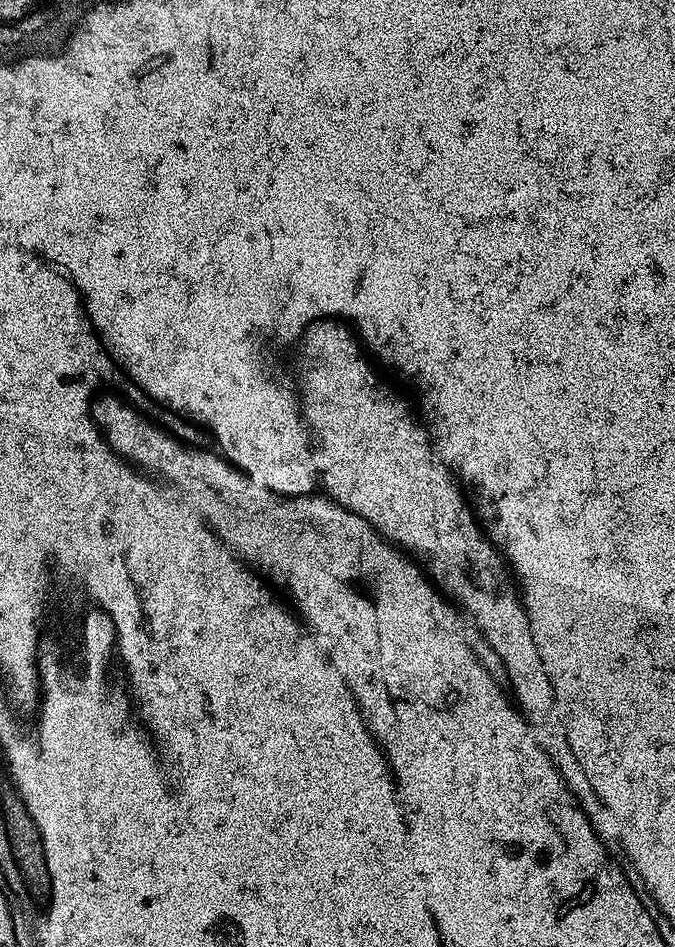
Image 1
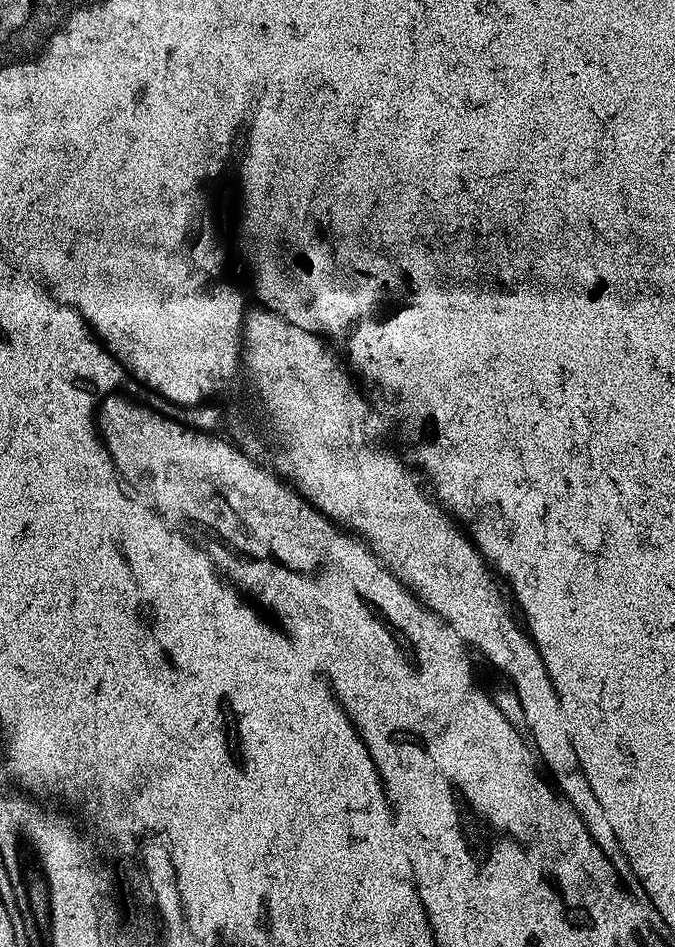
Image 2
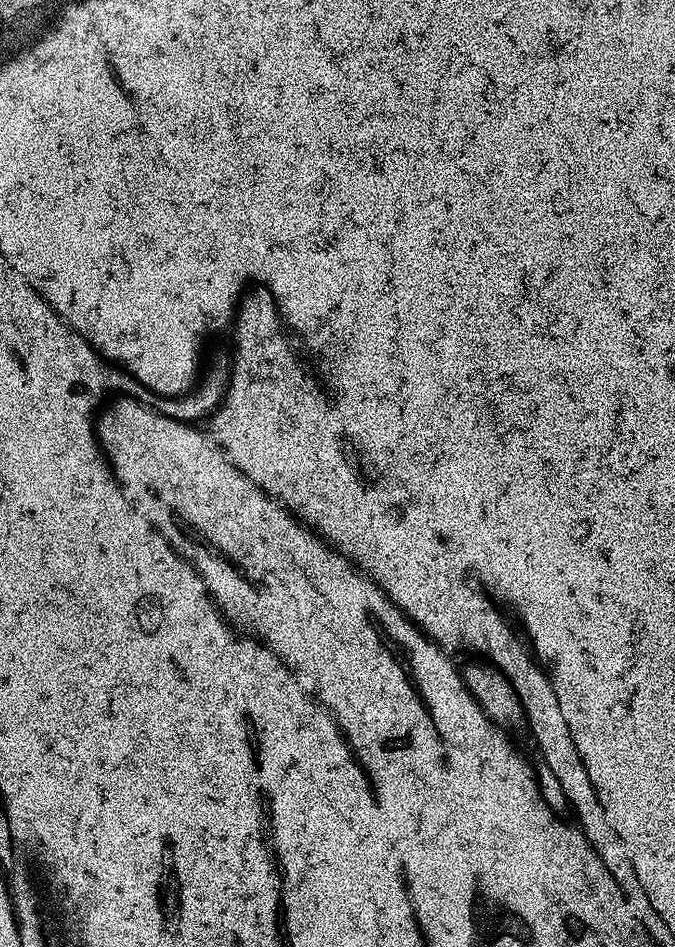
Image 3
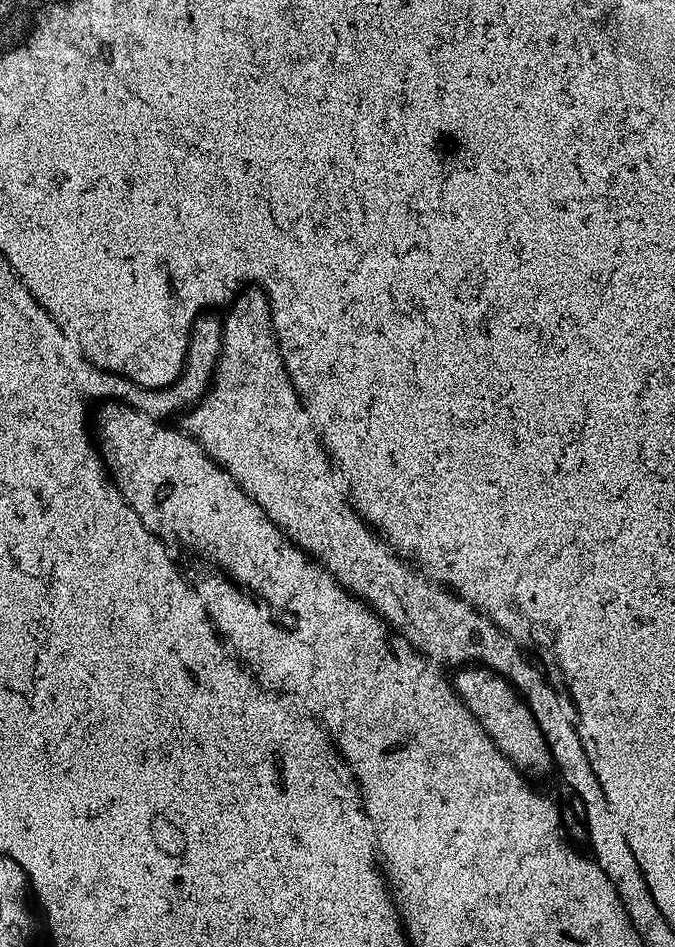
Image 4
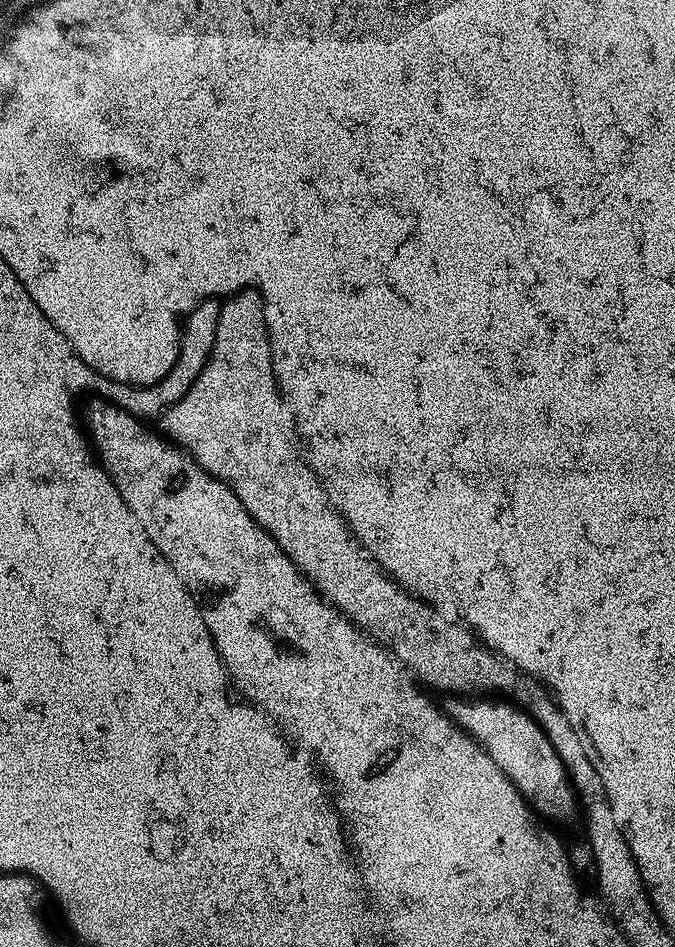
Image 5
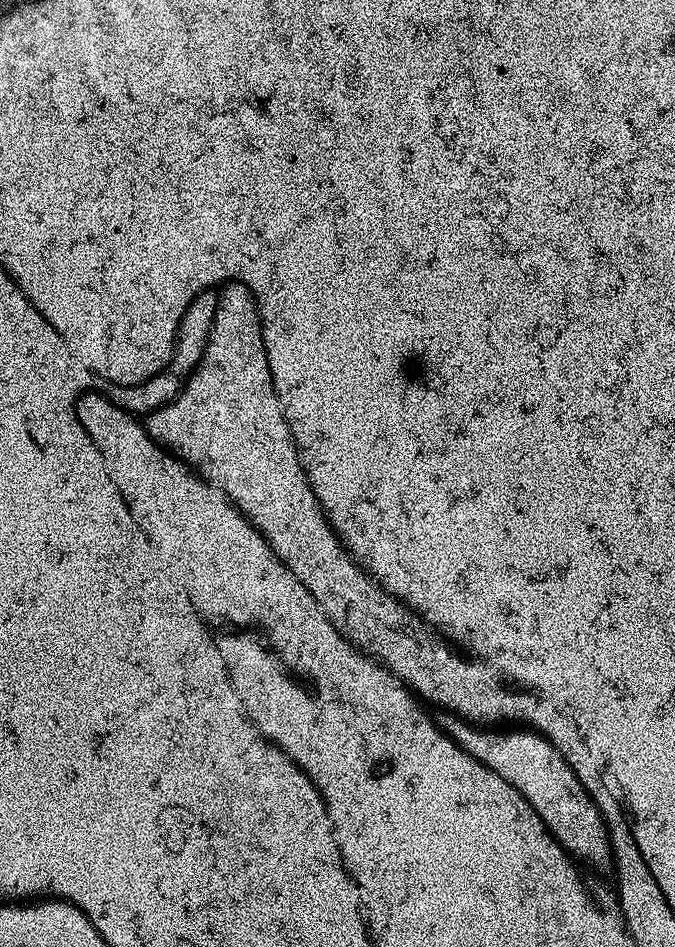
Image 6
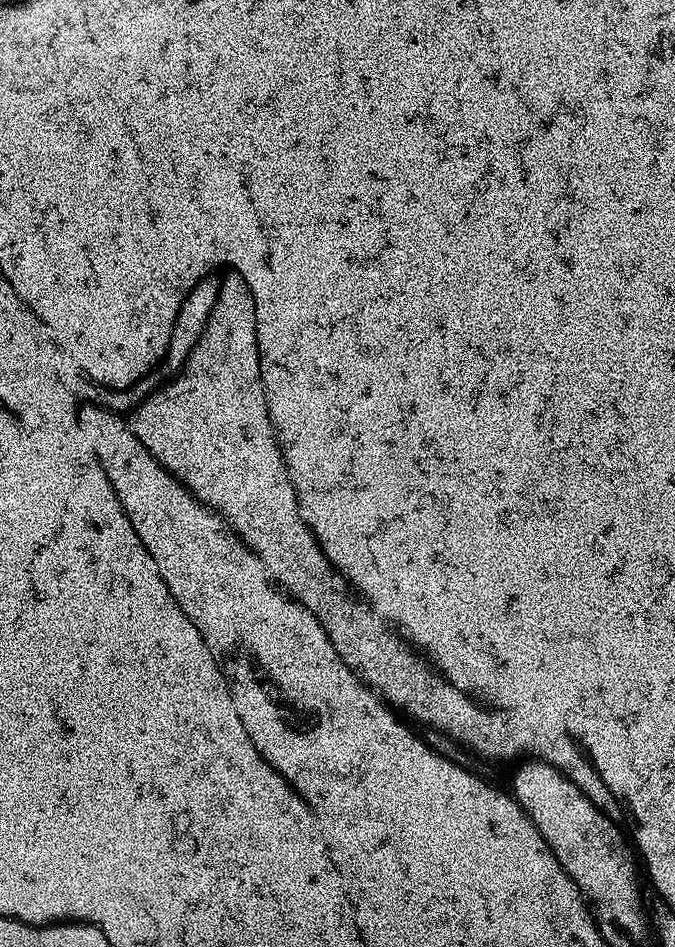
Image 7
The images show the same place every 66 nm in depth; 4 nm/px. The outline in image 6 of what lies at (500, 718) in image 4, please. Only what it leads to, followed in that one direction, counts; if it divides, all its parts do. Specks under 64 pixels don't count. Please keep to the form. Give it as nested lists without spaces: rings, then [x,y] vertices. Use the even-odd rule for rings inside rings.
[[[448,724],[445,726],[447,735],[459,745],[464,754],[470,754],[479,764],[486,766],[502,782],[509,784],[528,803],[529,808],[538,814],[548,833],[564,847],[564,851],[572,857],[573,861],[581,865],[589,864],[592,868],[608,868],[612,859],[612,846],[610,843],[610,830],[605,824],[600,812],[596,809],[594,801],[588,797],[582,781],[576,777],[576,772],[563,760],[561,753],[553,746],[551,740],[534,730],[520,730],[524,732],[484,732],[478,730],[474,724]]]

